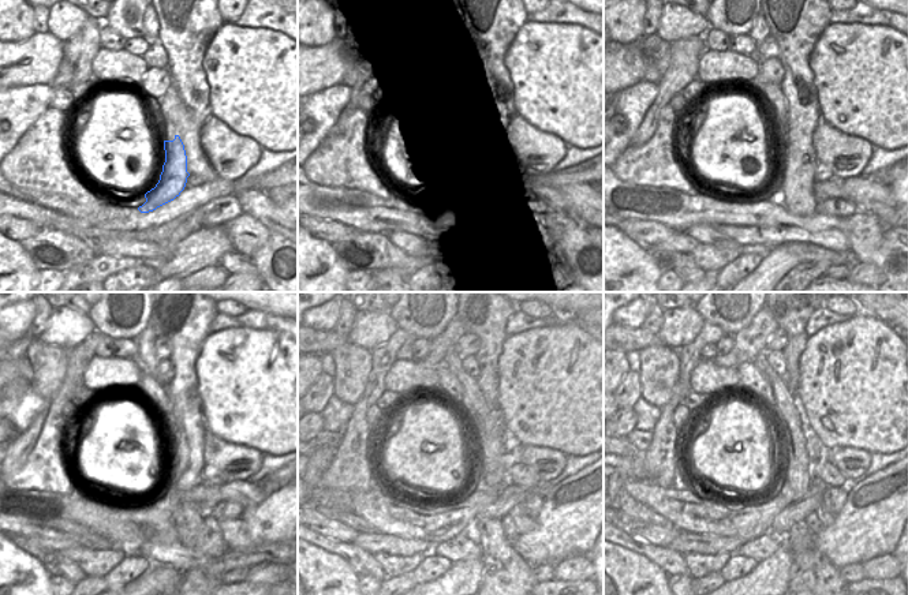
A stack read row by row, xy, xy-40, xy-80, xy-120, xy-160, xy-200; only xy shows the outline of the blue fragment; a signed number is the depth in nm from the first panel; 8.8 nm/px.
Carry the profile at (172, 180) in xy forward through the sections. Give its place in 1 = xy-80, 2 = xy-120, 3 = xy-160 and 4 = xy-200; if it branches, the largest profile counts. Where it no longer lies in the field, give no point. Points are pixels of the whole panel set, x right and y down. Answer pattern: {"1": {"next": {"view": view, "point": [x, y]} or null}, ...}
{"1": {"next": {"view": "xy-80", "point": [792, 161]}}, "2": {"next": {"view": "xy-120", "point": [157, 395]}}, "3": {"next": {"view": "xy-160", "point": [448, 384]}}, "4": {"next": {"view": "xy-200", "point": [750, 378]}}}

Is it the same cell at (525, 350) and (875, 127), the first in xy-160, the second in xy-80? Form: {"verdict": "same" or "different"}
{"verdict": "same"}

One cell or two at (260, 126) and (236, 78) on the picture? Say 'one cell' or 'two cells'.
one cell

